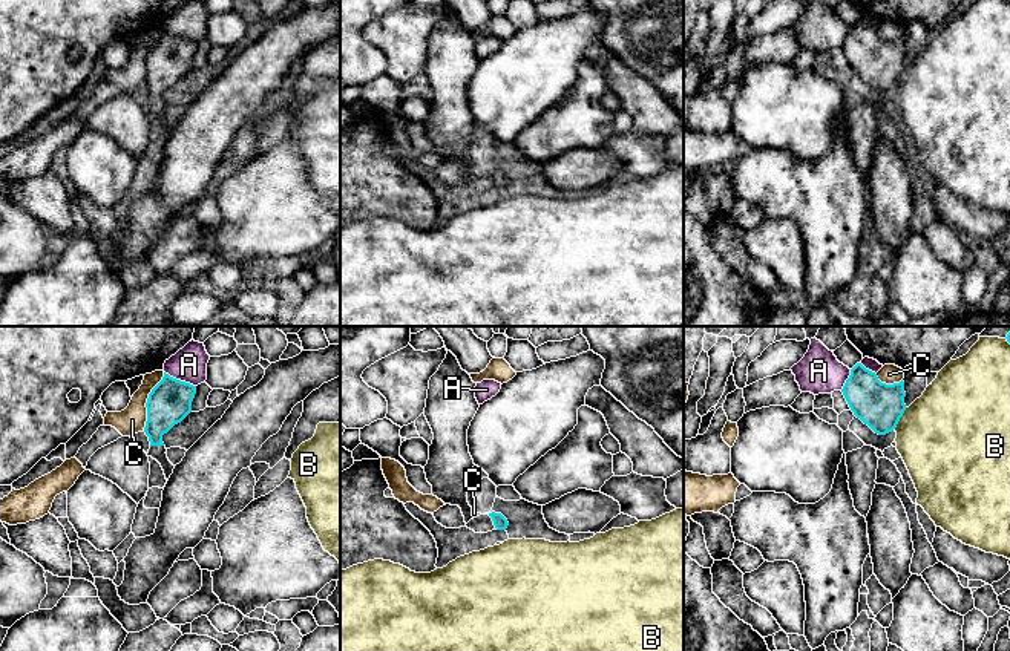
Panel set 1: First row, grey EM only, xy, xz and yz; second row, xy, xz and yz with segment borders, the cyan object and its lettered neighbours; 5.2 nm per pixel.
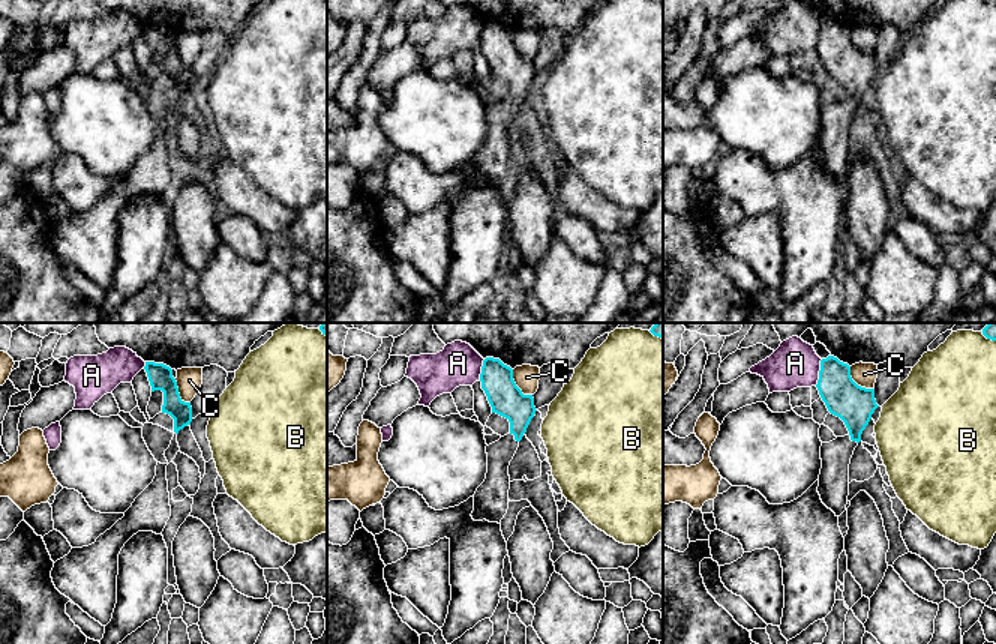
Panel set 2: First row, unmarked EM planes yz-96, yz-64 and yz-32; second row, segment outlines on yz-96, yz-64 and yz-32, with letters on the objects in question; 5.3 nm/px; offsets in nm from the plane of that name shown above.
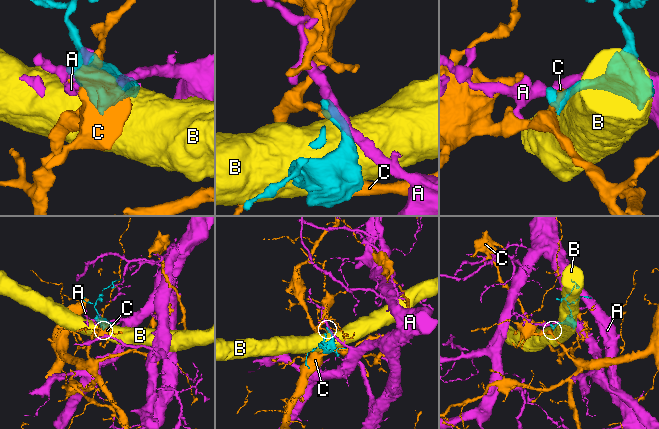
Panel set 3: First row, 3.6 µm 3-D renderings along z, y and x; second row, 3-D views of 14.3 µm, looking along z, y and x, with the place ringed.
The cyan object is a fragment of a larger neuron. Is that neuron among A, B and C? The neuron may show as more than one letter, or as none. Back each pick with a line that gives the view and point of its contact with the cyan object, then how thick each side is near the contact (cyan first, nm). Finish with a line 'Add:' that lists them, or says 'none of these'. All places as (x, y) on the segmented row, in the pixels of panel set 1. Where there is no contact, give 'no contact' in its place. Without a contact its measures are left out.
Add: none of these

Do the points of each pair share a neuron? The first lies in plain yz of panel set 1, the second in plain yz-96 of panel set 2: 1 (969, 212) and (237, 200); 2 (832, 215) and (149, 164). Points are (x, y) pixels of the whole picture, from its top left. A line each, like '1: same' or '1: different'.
1: same
2: different

